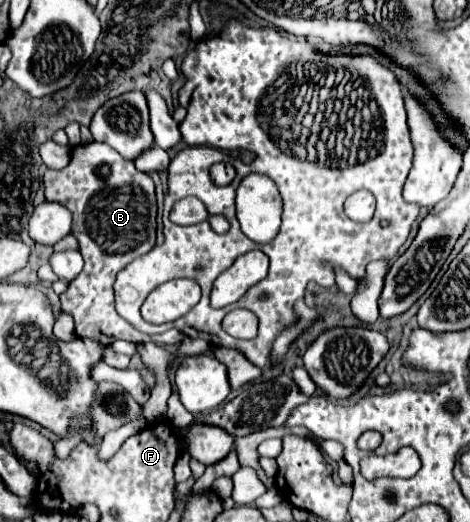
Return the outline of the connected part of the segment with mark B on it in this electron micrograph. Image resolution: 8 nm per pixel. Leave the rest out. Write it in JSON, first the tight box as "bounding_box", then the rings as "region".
{"bounding_box":[43,143,183,345],"region":[[[83,143],[73,147],[71,151],[71,161],[65,169],[51,171],[47,169],[43,175],[43,185],[45,185],[45,199],[49,201],[59,201],[63,203],[71,213],[73,213],[73,237],[79,241],[79,251],[85,259],[85,267],[81,275],[77,275],[65,293],[61,293],[61,309],[71,313],[75,319],[75,333],[77,337],[89,337],[95,339],[103,345],[111,345],[117,339],[125,339],[131,343],[147,343],[153,341],[157,345],[177,345],[183,341],[183,333],[177,329],[169,329],[161,335],[145,335],[133,325],[129,325],[117,311],[113,303],[113,281],[115,275],[131,263],[135,257],[147,253],[155,245],[155,217],[157,217],[157,201],[155,201],[155,185],[153,179],[147,173],[141,173],[133,161],[125,161],[115,149],[111,149],[105,143]]]}

